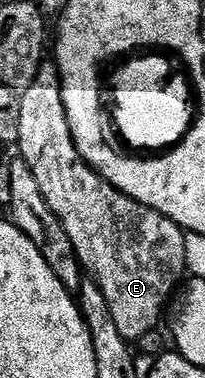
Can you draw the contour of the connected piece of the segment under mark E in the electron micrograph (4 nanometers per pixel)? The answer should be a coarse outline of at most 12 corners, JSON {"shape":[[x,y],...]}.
{"shape":[[56,64],[18,154],[128,341],[160,326],[185,232],[83,160]]}

